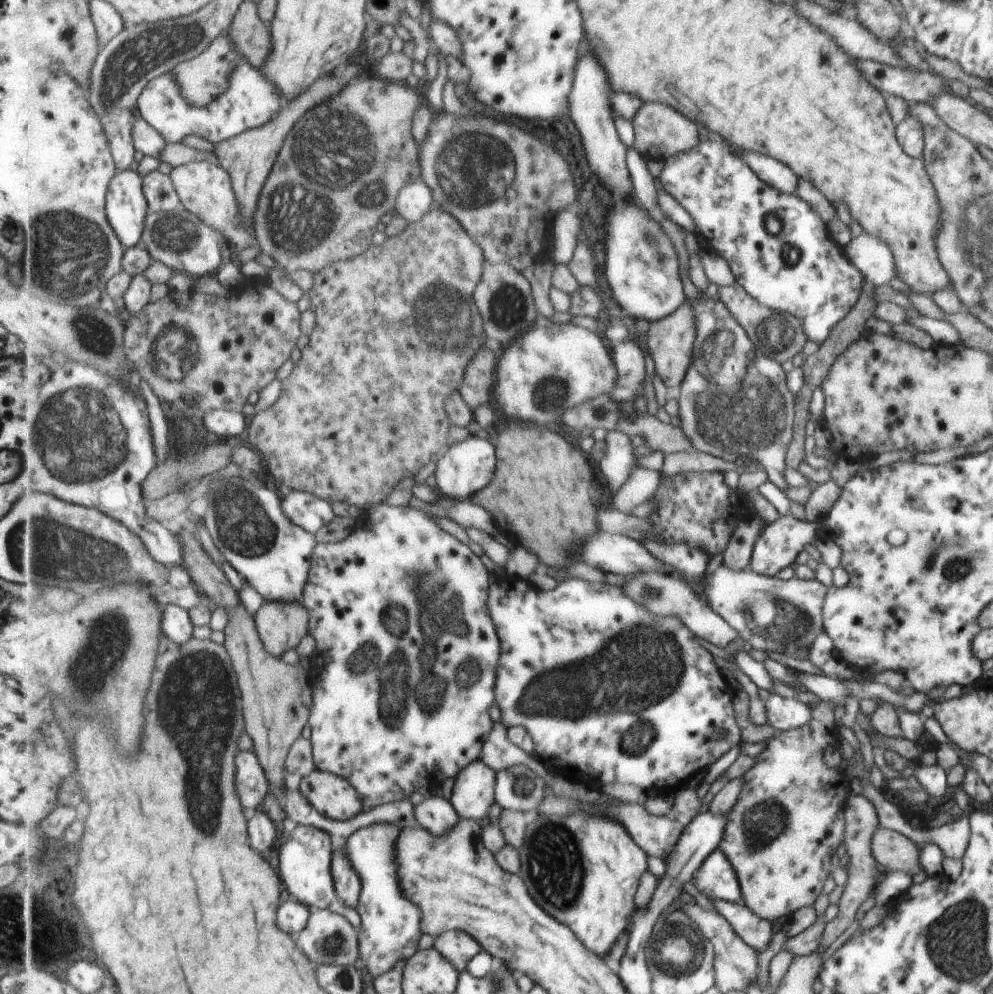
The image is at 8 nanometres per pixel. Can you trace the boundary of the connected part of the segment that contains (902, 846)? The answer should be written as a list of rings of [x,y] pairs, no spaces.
[[[879,827],[870,840],[871,854],[883,873],[901,870],[910,876],[919,872],[919,847],[898,831]]]

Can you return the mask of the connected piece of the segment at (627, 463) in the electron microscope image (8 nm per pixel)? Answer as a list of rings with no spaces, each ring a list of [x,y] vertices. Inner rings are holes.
[[[608,431],[605,436],[607,456],[598,464],[599,480],[605,482],[613,495],[625,486],[631,473],[637,468],[633,444],[628,434]]]

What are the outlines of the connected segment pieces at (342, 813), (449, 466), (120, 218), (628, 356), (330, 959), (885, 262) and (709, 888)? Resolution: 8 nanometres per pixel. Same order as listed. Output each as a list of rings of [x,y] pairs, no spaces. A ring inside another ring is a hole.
[[[316,769],[302,777],[299,792],[306,795],[321,814],[338,821],[363,812],[364,804],[358,790],[348,779],[329,771]]]
[[[470,436],[464,441],[452,444],[449,450],[436,463],[435,481],[436,489],[442,498],[451,500],[469,499],[475,492],[489,486],[495,478],[495,466],[497,466],[495,446],[485,440]]]
[[[136,170],[118,171],[110,182],[106,213],[127,249],[142,244],[149,210],[143,177]]]
[[[629,338],[613,344],[612,354],[618,368],[618,382],[611,395],[617,402],[632,401],[637,394],[644,397],[642,392],[647,366],[643,352]]]
[[[317,909],[311,912],[307,926],[299,936],[299,946],[311,957],[317,965],[343,965],[348,967],[355,964],[360,955],[360,940],[358,930],[344,918],[342,914],[329,909]]]
[[[860,233],[847,243],[847,258],[874,287],[895,277],[894,262],[888,246],[877,237]]]
[[[719,849],[712,850],[692,874],[693,886],[709,899],[741,903],[741,888],[730,861]]]

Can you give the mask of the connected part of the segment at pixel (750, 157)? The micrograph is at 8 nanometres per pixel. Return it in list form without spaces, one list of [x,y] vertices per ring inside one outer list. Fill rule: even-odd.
[[[730,147],[734,153],[737,153],[747,166],[750,167],[752,171],[767,186],[774,187],[779,193],[785,193],[788,195],[795,194],[795,188],[797,188],[797,176],[790,167],[785,166],[778,159],[768,157],[764,154],[741,151],[735,147]]]

